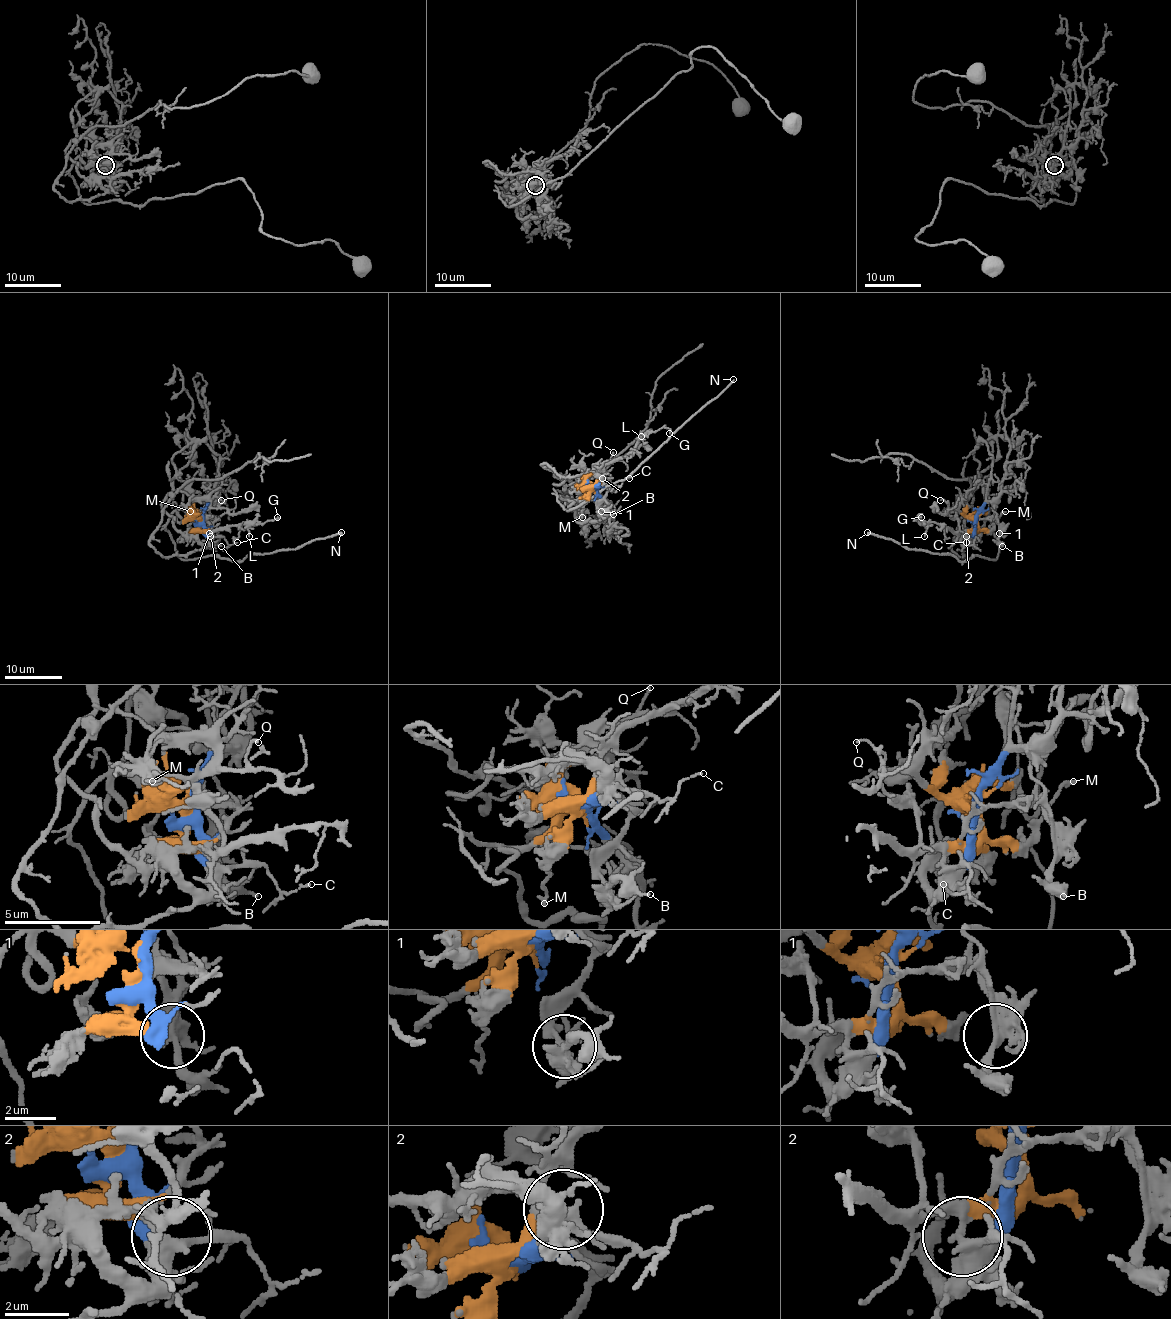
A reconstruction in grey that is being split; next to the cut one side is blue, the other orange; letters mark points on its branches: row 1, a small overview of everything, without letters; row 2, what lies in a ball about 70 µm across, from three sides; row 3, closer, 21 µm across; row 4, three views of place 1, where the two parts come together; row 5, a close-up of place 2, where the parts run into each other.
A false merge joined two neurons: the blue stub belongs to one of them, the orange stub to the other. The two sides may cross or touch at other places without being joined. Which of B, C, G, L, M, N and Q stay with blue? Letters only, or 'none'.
B

